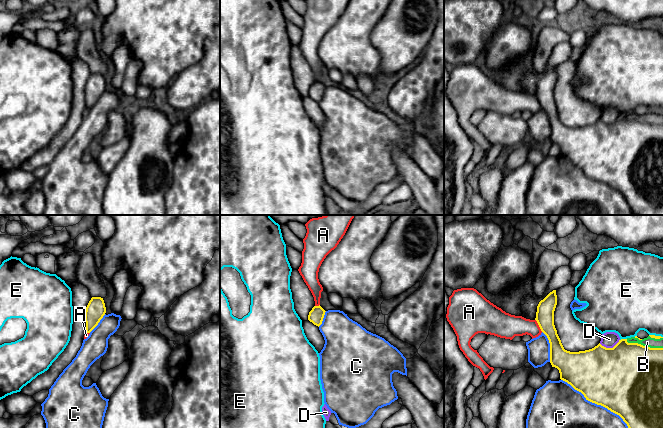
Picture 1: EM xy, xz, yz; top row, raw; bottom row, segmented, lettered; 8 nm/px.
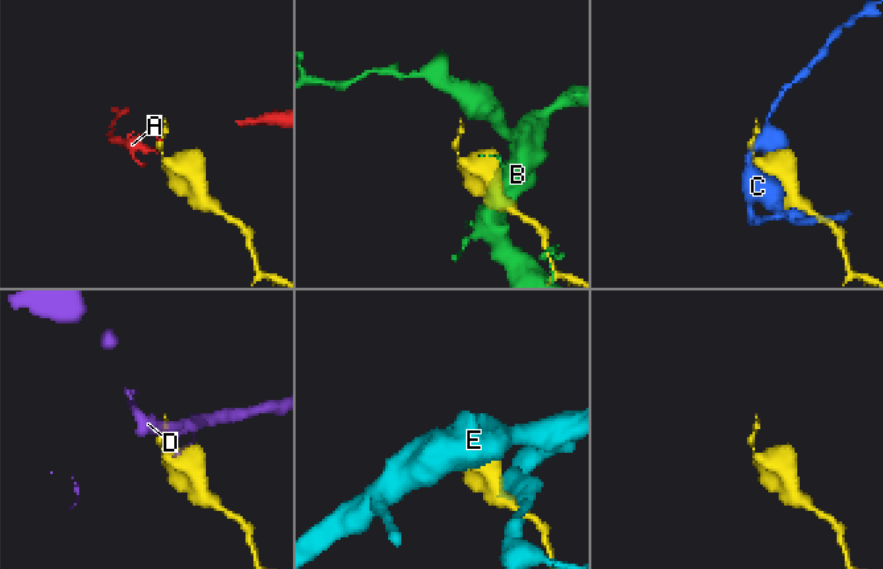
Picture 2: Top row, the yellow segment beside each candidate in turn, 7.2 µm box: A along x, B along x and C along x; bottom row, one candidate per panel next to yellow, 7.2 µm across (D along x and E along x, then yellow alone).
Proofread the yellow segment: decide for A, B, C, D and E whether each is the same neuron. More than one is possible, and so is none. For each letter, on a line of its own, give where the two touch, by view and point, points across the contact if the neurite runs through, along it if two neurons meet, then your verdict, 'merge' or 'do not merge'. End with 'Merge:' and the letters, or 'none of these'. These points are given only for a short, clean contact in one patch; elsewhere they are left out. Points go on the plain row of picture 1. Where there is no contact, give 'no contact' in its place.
A: meets yellow in yz at (538, 100); border along yz (535, 95), (542, 107); do not merge
B: meets yellow in yz at (644, 122); do not merge
C: meets yellow in yz at (601, 181); do not merge
D: meets yellow in yz at (609, 124); do not merge
E: meets yellow in yz at (623, 115); do not merge
Merge: none of these

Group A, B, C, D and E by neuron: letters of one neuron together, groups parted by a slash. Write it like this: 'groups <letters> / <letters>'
groups A / B / C / D / E

